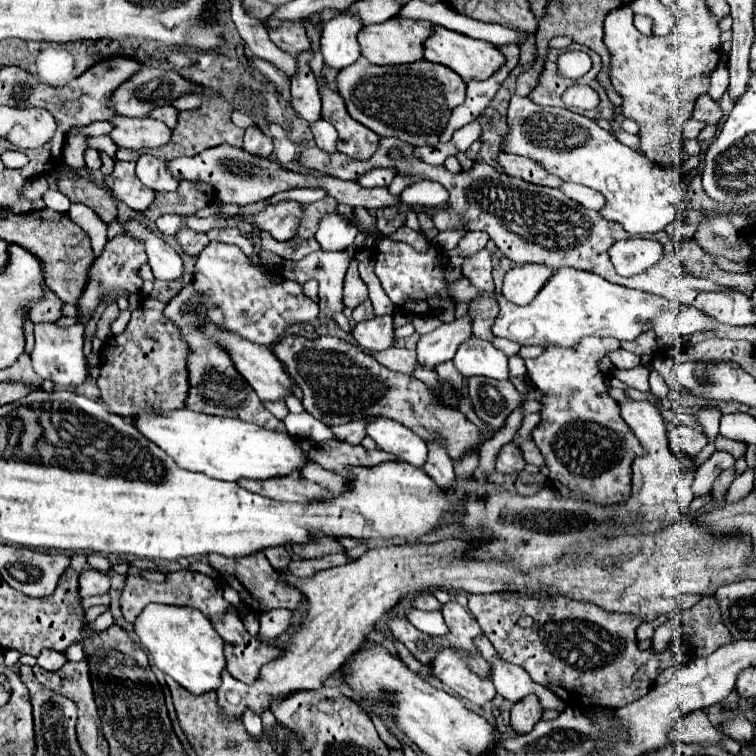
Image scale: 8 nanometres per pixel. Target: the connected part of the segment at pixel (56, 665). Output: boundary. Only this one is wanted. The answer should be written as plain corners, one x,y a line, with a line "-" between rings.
42,650
38,656
38,666
42,666
48,672
56,672
64,664
66,664
66,656
56,650

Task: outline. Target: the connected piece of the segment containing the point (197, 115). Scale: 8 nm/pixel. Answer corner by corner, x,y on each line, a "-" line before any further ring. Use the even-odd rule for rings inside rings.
210,96
210,98
202,100
202,104
198,108
180,112
178,114
178,126
174,128
170,142
164,144
164,148
150,150
148,154
172,160
176,156
196,156
202,150
208,150
208,148
214,148
214,146
220,146
220,144
232,144
232,146
240,148
242,138
244,138
244,130
240,130
238,126
232,124
230,114
232,114
232,106
226,100
222,100
218,96

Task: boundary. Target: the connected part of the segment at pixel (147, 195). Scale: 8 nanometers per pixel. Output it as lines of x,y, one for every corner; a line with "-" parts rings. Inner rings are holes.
116,162
112,176
106,176
104,184
110,188
114,198
124,202
128,208
144,210
146,206
152,204
154,190
146,188
138,180
134,168
136,168
134,162

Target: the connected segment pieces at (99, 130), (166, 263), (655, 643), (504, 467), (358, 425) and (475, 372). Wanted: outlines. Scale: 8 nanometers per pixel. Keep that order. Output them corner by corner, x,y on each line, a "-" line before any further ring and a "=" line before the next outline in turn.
98,121
84,127
73,127
67,132
67,136
75,133
81,133
89,137
96,137
99,135
109,135
112,131
112,124
108,121
=
126,222
124,228
126,228
126,234
132,234
140,242
144,242
146,254
148,254
148,264
150,264
156,280
182,278
184,264
182,264
180,254
172,246
162,242
156,232
150,232
148,228
144,228
138,222
=
659,626
654,630
651,648
656,652
661,652
670,644
671,640
672,628
=
518,442
506,444
496,458
496,470
502,472
502,474
518,474
518,472
524,470
524,466
526,466
526,462
520,454
520,444
=
356,420
356,422
342,424
342,426
332,426
332,432
336,434
338,440
350,442
350,444
360,444
362,438
366,438
364,430
366,430
368,422
370,422
370,420
=
480,338
464,342
454,356
454,364
458,372
466,378
470,376
486,376
494,380
510,378
506,354

